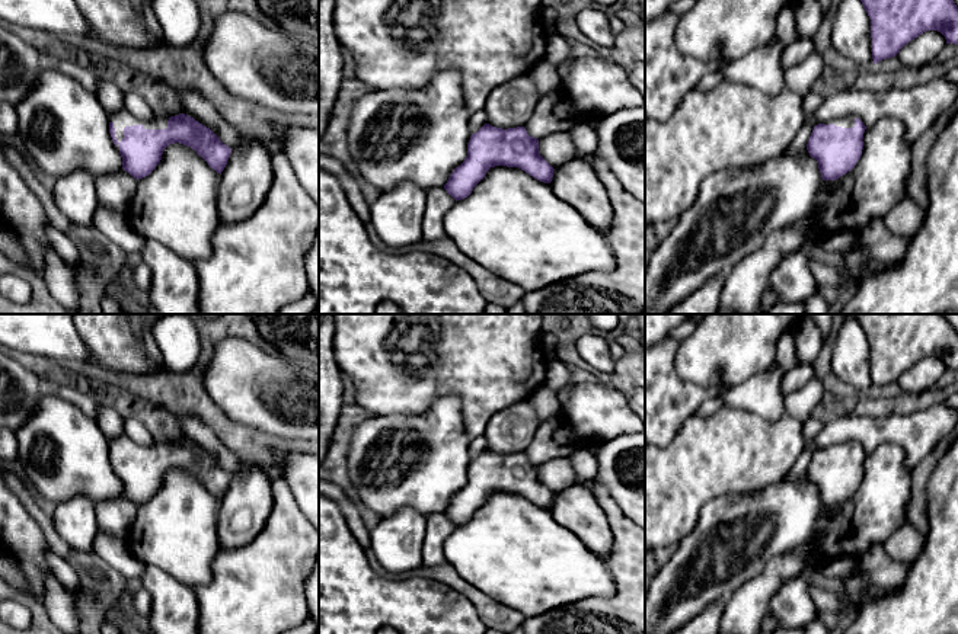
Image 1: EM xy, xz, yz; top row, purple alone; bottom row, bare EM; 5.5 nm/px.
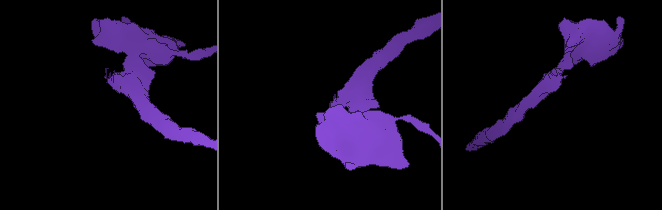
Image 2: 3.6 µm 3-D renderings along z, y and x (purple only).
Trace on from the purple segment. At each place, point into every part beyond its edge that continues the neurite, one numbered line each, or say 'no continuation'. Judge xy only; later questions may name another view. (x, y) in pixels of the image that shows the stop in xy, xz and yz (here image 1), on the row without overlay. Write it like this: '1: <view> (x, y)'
1: xy (123, 444)

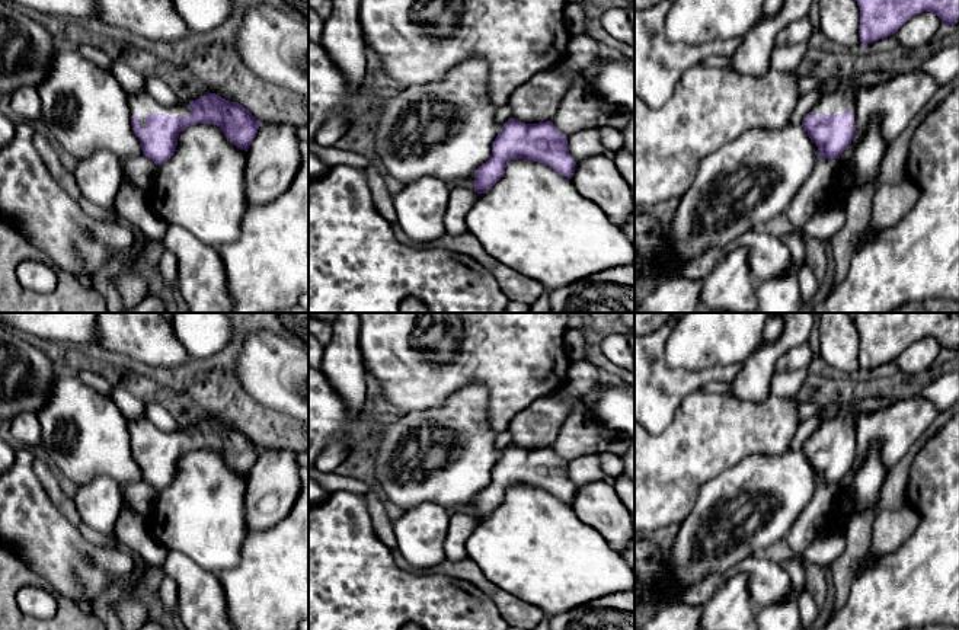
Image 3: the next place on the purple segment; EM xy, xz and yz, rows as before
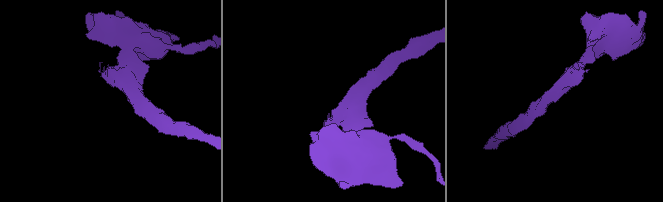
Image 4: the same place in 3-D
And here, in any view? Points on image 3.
1: xy (141, 429)

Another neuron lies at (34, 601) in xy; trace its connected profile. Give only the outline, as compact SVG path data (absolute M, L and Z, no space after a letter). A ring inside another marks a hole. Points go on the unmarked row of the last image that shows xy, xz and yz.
M23 586L16 594L22 613L36 618L51 618L57 613L55 597L39 586Z

